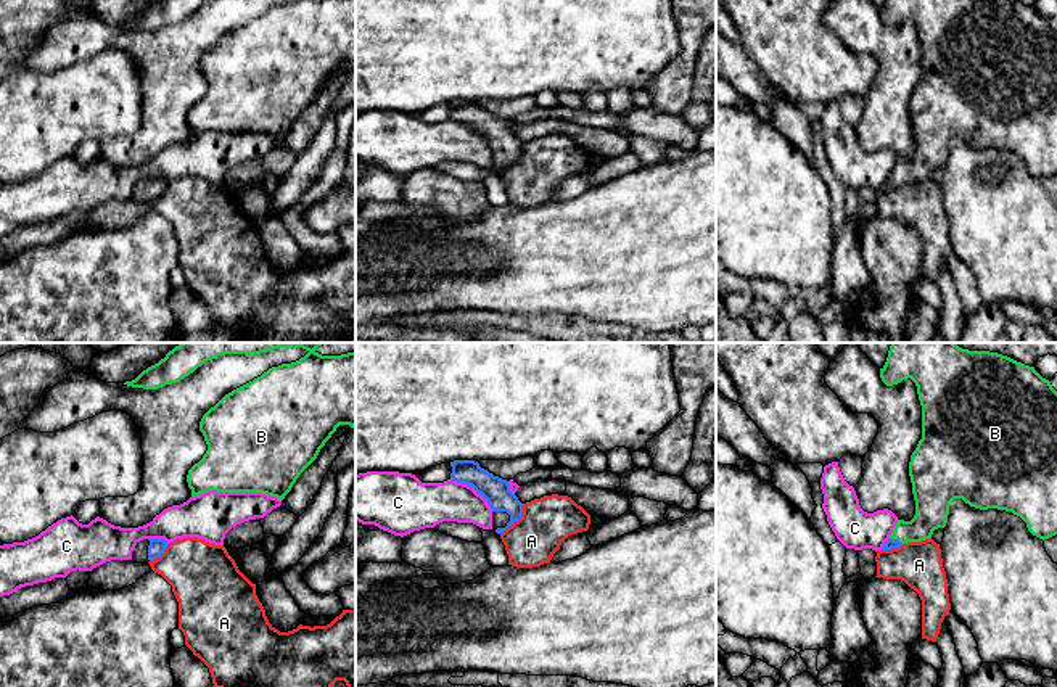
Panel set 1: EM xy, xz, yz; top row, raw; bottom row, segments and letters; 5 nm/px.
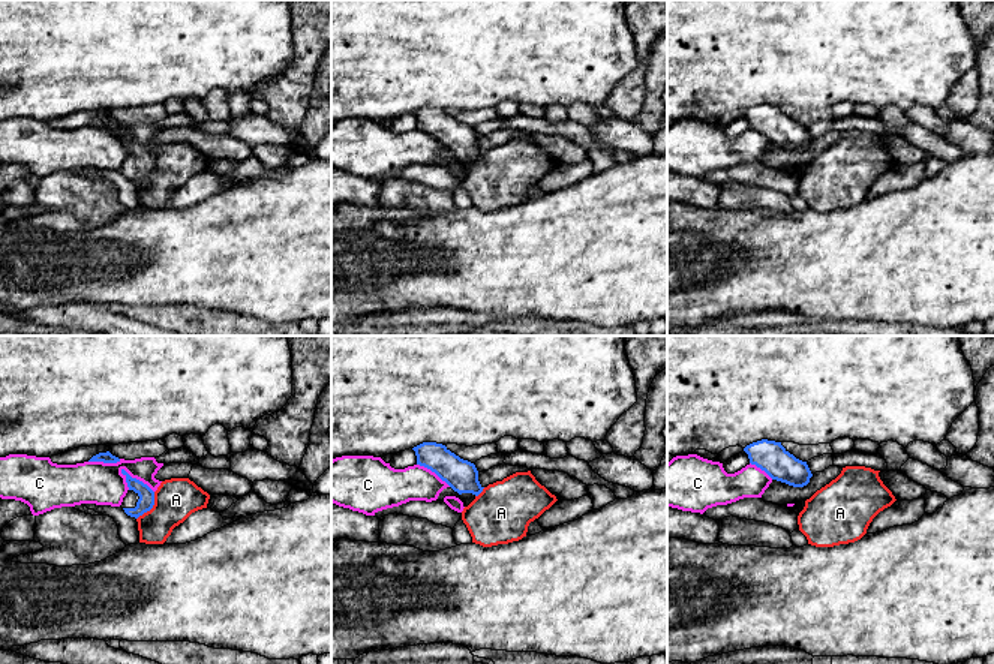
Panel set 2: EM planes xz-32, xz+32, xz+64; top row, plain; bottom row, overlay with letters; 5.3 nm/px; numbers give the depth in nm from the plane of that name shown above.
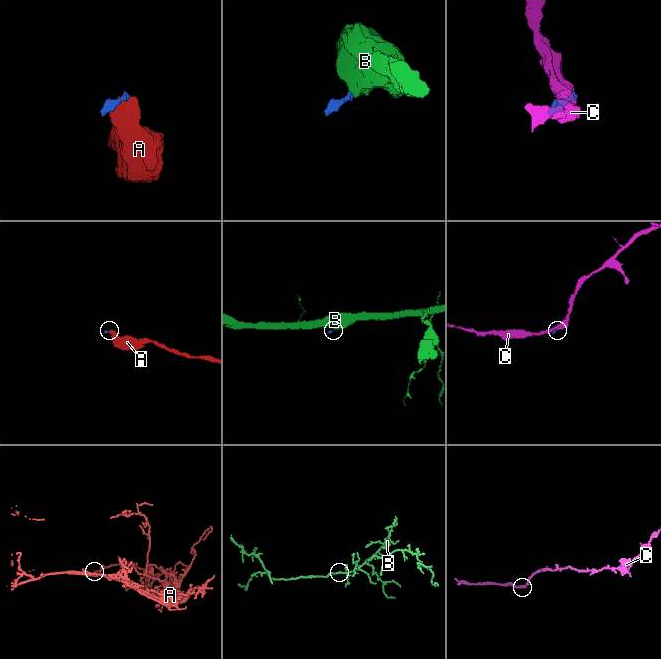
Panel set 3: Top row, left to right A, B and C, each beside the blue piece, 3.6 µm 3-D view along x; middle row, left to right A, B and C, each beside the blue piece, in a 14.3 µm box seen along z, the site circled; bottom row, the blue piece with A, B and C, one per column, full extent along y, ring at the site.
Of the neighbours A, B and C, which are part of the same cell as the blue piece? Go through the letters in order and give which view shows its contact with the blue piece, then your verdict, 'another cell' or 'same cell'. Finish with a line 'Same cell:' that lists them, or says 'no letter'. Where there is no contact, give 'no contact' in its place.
A: xz | another cell
B: yz | same cell
C: xz | another cell
Same cell: B

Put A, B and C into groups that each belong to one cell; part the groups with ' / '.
A / B / C

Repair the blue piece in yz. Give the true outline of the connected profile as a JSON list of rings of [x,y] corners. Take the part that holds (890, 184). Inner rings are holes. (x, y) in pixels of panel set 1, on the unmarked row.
[[[886,0],[880,8],[880,18],[886,26],[893,26],[911,18],[917,26],[922,45],[922,79],[909,101],[915,154],[911,161],[898,159],[890,179],[883,185],[883,190],[898,188],[907,182],[930,179],[935,169],[946,166],[949,145],[954,138],[962,138],[970,146],[980,150],[997,148],[1012,151],[1026,162],[1026,167],[1033,175],[1043,180],[1057,174],[1057,31],[1052,27],[1049,19],[1043,18],[1034,10],[1034,6],[1017,0]]]

